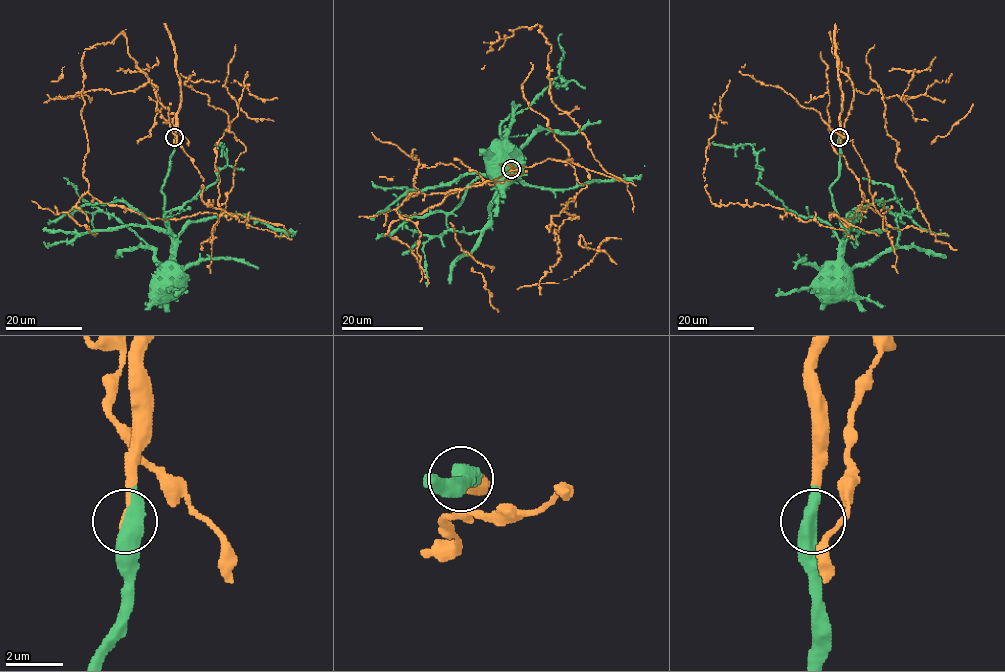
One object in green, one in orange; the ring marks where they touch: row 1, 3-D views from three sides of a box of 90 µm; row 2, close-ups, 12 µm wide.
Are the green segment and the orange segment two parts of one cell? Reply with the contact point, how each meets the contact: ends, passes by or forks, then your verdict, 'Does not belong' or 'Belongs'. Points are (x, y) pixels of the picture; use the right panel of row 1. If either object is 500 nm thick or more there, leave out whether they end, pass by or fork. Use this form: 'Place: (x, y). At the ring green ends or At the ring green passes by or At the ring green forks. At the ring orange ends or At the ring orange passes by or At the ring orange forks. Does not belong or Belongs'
Place: (839, 137). Belongs

